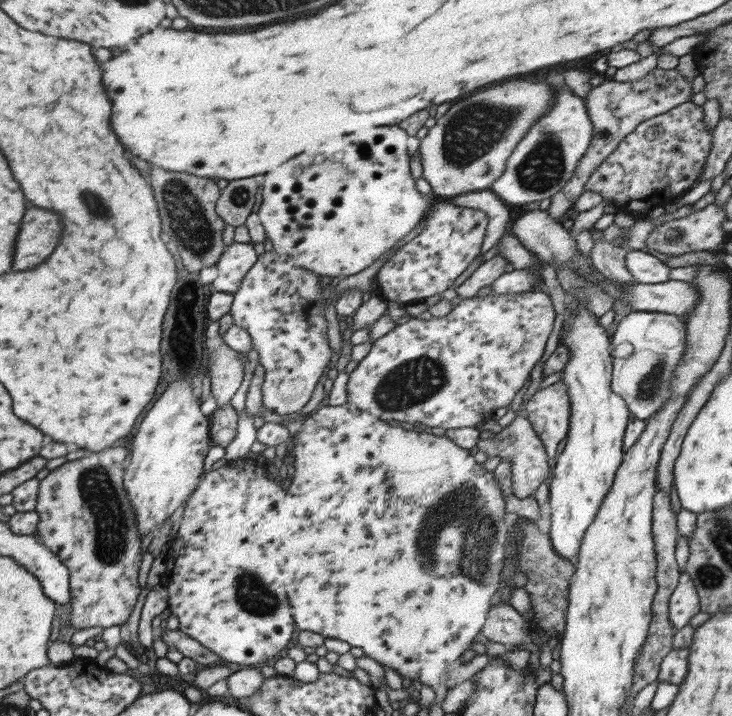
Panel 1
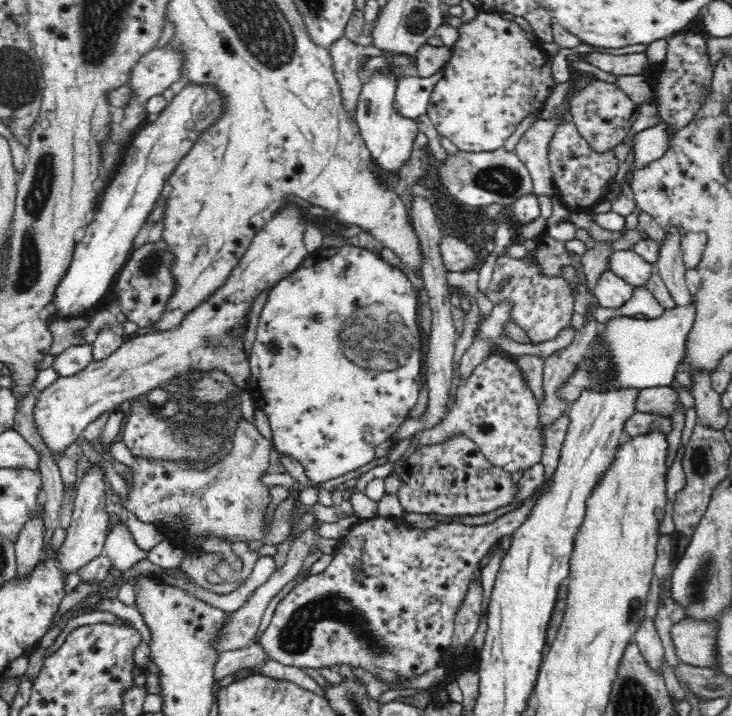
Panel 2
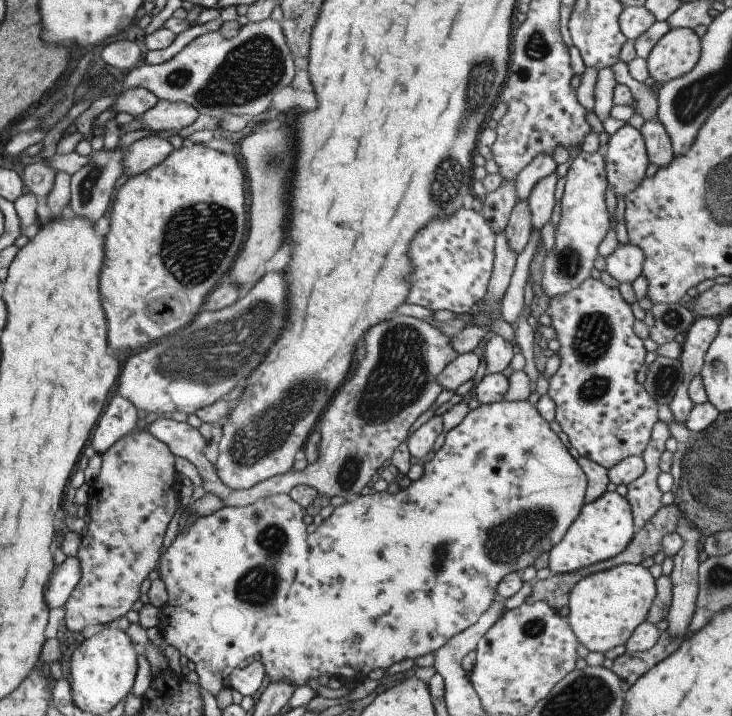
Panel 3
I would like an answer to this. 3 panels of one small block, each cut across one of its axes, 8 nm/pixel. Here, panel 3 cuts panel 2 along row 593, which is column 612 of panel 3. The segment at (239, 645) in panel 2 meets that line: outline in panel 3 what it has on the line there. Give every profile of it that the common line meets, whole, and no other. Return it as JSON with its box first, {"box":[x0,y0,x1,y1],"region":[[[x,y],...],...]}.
{"box":[605,244,644,283],"region":[[[618,244],[615,251],[605,258],[605,270],[620,283],[634,282],[641,275],[644,259],[644,252],[636,244]]]}

